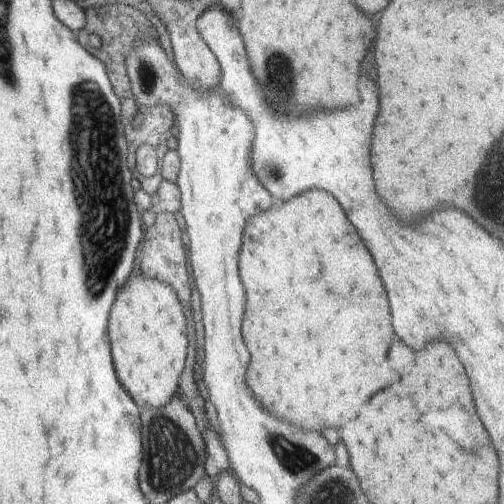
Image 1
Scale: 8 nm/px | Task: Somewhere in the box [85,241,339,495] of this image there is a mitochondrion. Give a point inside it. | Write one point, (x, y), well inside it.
(295, 459)

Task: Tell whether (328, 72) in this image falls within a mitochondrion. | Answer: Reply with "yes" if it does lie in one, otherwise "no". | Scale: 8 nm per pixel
no

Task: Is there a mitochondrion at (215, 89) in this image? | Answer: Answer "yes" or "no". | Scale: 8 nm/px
no

